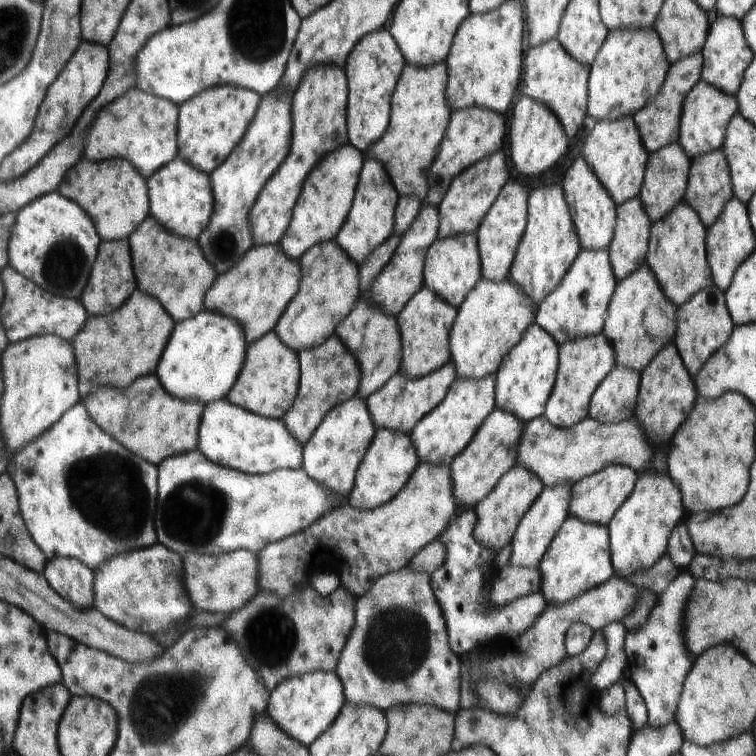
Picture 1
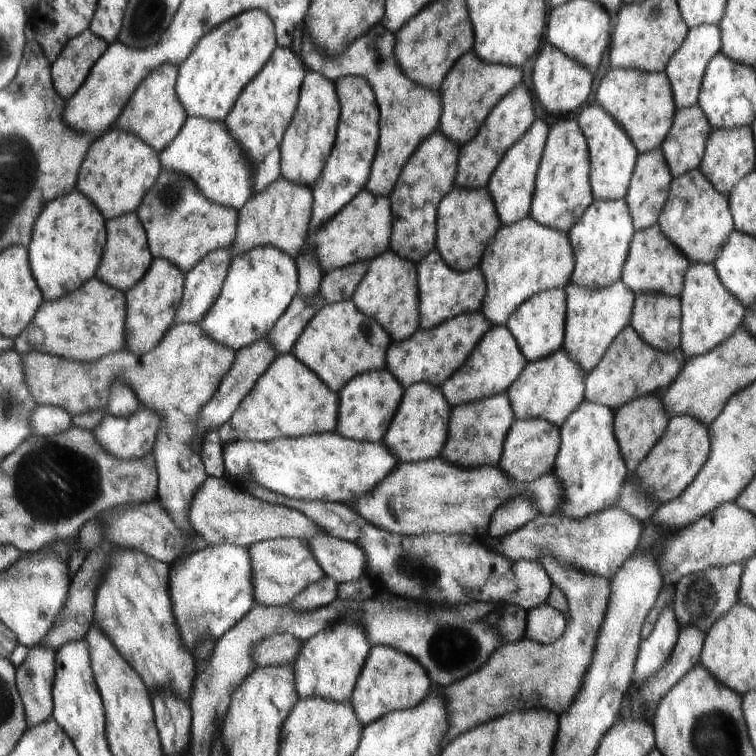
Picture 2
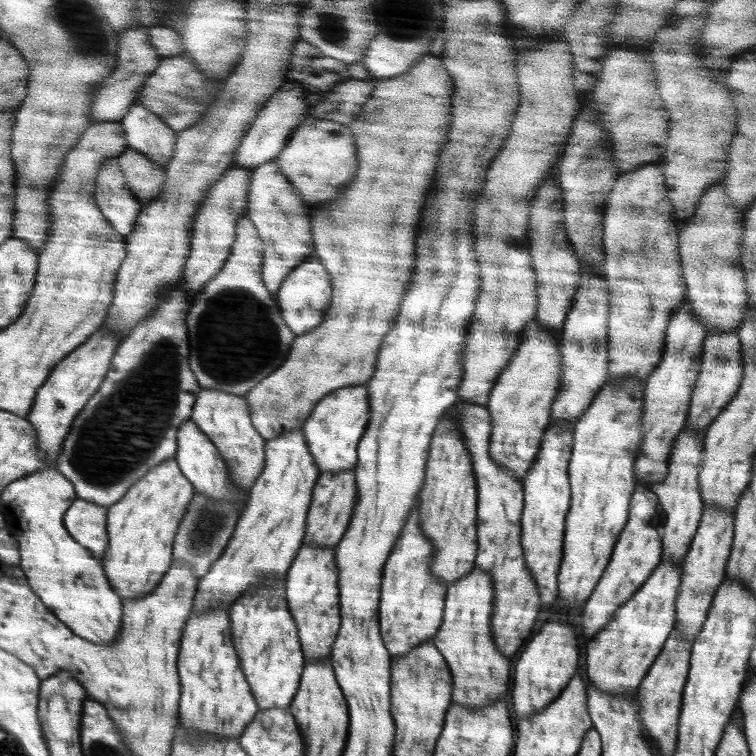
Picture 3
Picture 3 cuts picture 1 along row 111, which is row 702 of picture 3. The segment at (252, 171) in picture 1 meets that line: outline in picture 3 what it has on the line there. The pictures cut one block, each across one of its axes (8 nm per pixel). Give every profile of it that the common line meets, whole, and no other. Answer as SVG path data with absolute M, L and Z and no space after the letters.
M285 579L262 583L262 586L245 592L230 606L229 613L230 633L240 658L240 668L248 678L260 710L272 707L288 709L298 690L305 656L300 650L296 621L288 608Z

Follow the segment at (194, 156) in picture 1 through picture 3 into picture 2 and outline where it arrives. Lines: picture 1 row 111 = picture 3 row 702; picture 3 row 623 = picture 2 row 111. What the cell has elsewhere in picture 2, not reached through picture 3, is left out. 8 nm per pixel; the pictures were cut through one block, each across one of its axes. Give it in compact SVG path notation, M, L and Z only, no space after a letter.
M256 9L232 17L205 34L182 64L177 84L188 117L224 121L244 87L266 66L276 45L276 24L266 12Z

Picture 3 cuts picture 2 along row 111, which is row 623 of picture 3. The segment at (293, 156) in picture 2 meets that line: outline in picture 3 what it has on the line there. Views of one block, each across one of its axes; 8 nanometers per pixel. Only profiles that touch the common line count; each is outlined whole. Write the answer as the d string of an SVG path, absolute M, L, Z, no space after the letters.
M304 542L285 578L288 608L298 624L298 636L302 648L306 651L307 661L332 658L333 644L340 628L338 567L335 554L336 545L320 547Z

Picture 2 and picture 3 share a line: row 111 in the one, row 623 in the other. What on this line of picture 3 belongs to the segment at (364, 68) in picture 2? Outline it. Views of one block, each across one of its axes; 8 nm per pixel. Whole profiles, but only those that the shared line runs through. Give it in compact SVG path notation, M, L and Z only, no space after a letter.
M418 495L417 506L414 507L413 512L411 512L410 516L408 516L408 521L406 521L405 527L401 532L402 536L401 538L398 538L397 544L394 546L393 552L390 554L388 562L385 564L384 576L386 576L386 584L382 584L382 586L380 586L380 601L378 605L379 630L382 640L384 641L384 645L386 645L386 649L388 649L388 652L393 655L409 654L409 652L414 650L414 647L418 646L420 643L431 640L440 630L441 624L444 622L445 599L448 595L448 588L444 580L430 573L430 562L432 562L432 558L434 558L434 545L432 545L430 537L425 536L424 530L421 529L421 512L418 511L418 505L421 502L419 496L420 495Z

